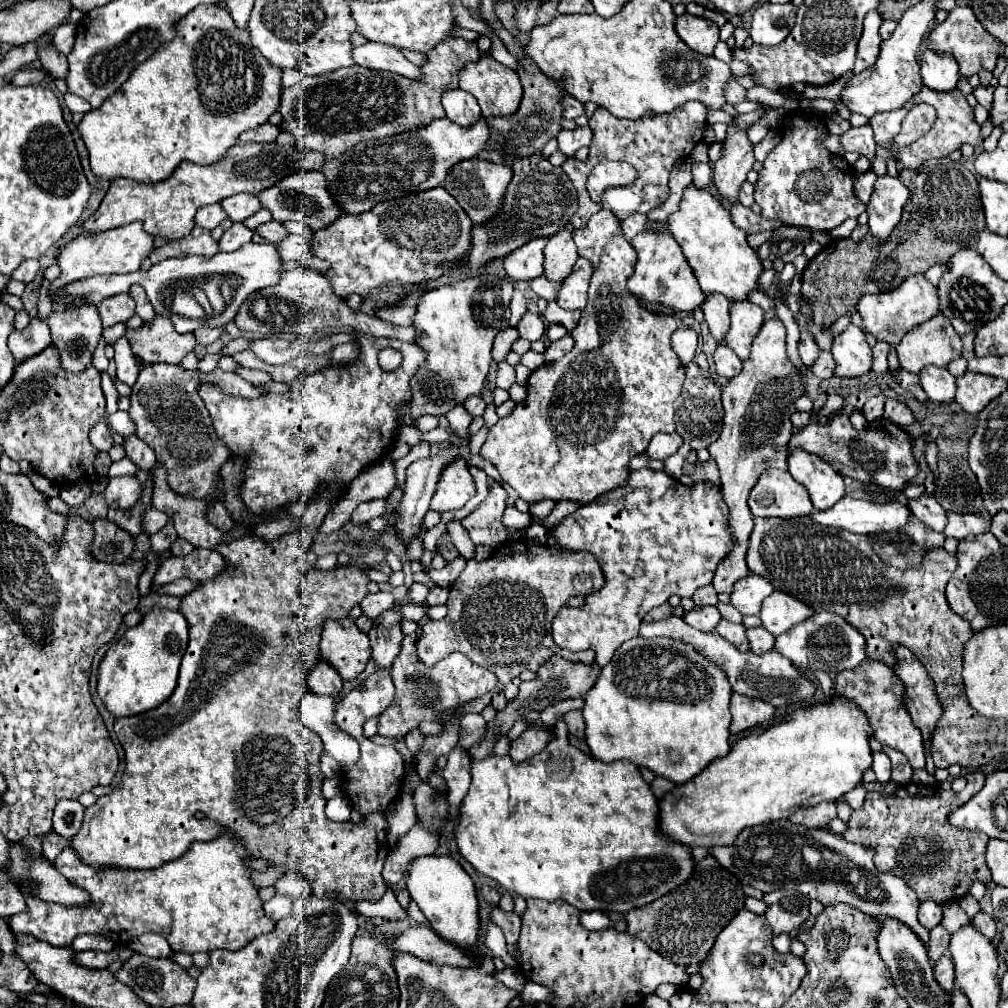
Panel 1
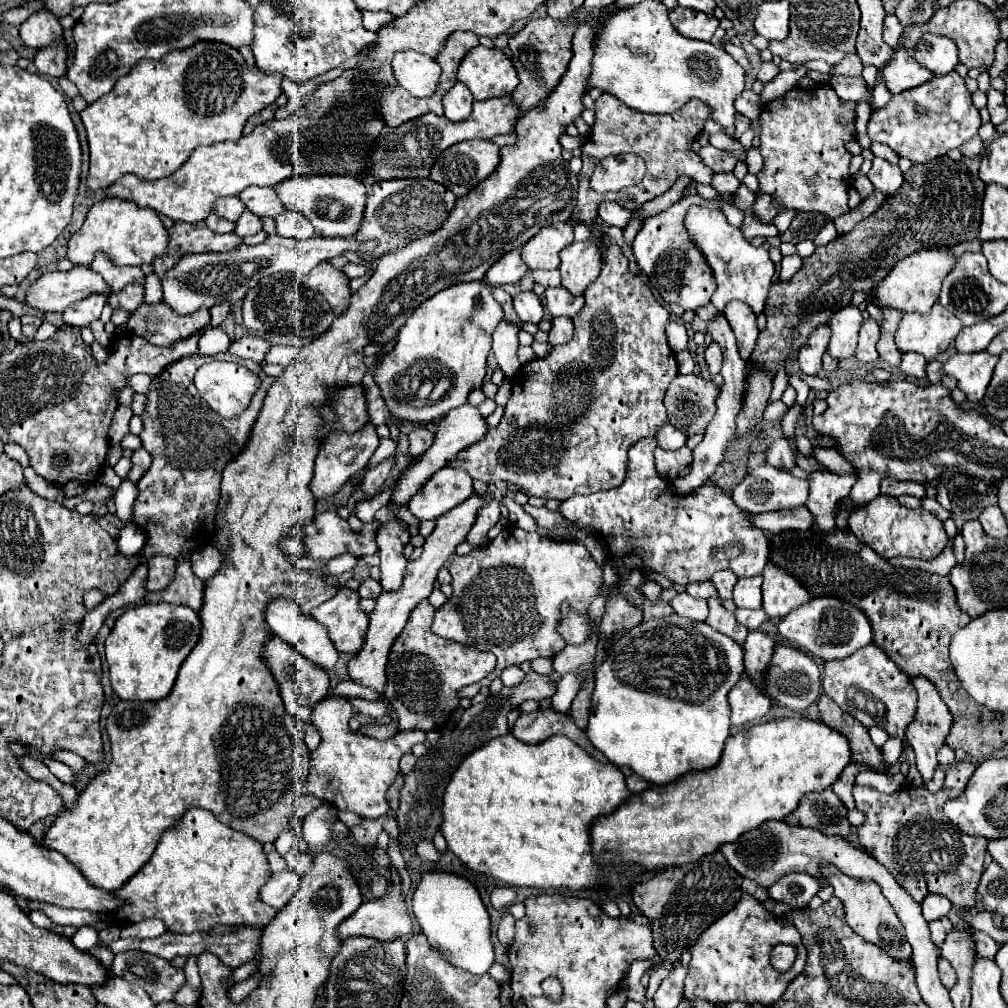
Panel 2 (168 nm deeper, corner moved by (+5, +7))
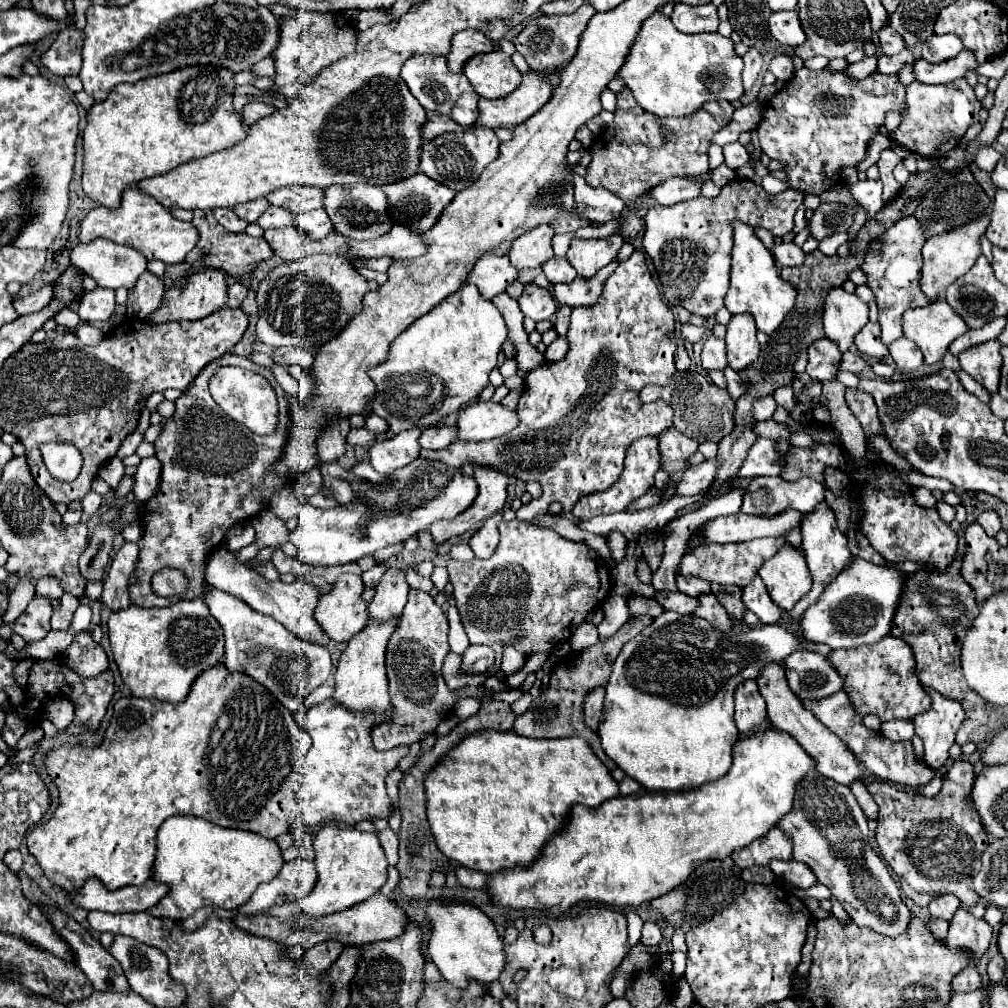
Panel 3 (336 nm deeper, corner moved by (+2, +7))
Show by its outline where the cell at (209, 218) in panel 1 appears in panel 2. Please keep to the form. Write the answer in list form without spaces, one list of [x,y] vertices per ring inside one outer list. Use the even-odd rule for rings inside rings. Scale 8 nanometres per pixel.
[[[226,196],[226,198],[220,198],[214,202],[212,212],[234,222],[236,216],[240,216],[240,212],[244,212],[244,204],[238,200],[238,196]]]

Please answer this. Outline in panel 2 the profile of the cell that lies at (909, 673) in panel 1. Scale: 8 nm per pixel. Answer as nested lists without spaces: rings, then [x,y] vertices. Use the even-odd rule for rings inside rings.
[[[914,676],[912,678],[912,686],[916,688],[918,692],[918,708],[916,708],[916,718],[914,722],[908,724],[906,728],[906,740],[912,744],[914,748],[914,754],[916,754],[916,768],[918,772],[922,774],[922,780],[924,782],[930,782],[936,768],[938,768],[938,762],[936,762],[936,752],[940,750],[940,746],[944,744],[944,738],[948,736],[950,732],[950,726],[952,726],[952,714],[948,710],[948,706],[944,704],[944,700],[940,698],[938,690],[934,688],[934,684],[924,678],[924,676]]]

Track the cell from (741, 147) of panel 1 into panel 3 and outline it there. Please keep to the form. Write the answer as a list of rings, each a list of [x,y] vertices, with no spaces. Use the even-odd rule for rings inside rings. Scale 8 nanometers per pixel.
[[[655,12],[649,16],[631,48],[631,56],[627,56],[627,64],[619,70],[619,78],[625,80],[627,88],[633,92],[635,100],[641,104],[643,110],[655,116],[687,116],[708,101],[708,98],[727,98],[729,102],[739,100],[743,96],[743,82],[741,82],[743,60],[735,54],[733,40],[721,36],[719,32],[711,34],[681,34],[671,18]]]

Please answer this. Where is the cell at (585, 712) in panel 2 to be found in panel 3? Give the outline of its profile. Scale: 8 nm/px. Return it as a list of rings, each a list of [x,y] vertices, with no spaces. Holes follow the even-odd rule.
[[[595,688],[585,700],[585,724],[593,730],[597,730],[599,720],[601,720],[603,698],[605,698],[605,688]]]

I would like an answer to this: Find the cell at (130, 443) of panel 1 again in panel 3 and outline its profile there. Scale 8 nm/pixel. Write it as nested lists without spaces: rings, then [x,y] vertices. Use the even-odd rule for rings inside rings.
[[[153,456],[153,458],[143,458],[137,472],[135,472],[135,498],[145,504],[147,500],[151,500],[157,490],[159,490],[159,482],[161,482],[161,462]]]

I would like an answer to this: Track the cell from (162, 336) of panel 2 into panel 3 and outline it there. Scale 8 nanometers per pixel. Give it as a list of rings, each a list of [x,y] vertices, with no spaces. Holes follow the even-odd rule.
[[[203,268],[199,272],[189,274],[185,286],[169,288],[163,296],[163,304],[149,316],[149,320],[155,324],[171,320],[199,320],[209,316],[211,312],[225,308],[225,304],[227,304],[227,274],[217,268]]]

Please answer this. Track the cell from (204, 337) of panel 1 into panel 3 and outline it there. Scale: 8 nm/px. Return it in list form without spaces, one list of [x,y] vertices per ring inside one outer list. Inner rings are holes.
[[[233,282],[229,286],[229,302],[227,302],[227,306],[231,306],[231,308],[241,306],[241,302],[245,300],[245,296],[247,296],[247,288],[243,288],[243,284]]]

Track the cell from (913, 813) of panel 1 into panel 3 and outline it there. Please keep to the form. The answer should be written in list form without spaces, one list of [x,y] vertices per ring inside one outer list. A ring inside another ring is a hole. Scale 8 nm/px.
[[[955,762],[951,770],[943,776],[943,788],[937,796],[921,796],[913,794],[909,790],[899,790],[893,784],[883,784],[883,782],[871,782],[867,784],[869,794],[875,798],[879,804],[879,816],[877,816],[877,844],[879,844],[879,854],[881,858],[891,866],[891,870],[897,874],[901,882],[901,890],[905,892],[907,898],[911,898],[919,906],[927,906],[931,898],[939,894],[953,894],[961,900],[965,906],[977,904],[981,898],[973,888],[973,876],[979,874],[981,868],[981,854],[987,848],[987,832],[973,810],[971,802],[971,788],[973,788],[973,766],[969,762]]]

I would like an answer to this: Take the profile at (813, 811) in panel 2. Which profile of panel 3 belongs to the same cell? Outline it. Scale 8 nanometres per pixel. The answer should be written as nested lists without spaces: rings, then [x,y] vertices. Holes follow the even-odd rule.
[[[811,770],[803,776],[803,780],[795,788],[795,800],[791,812],[779,818],[777,826],[787,832],[787,836],[793,842],[793,858],[799,862],[805,862],[817,876],[821,884],[825,884],[833,898],[841,902],[841,906],[849,912],[853,922],[859,928],[875,928],[875,932],[883,932],[885,936],[899,936],[907,930],[907,924],[911,920],[911,912],[905,906],[905,902],[899,896],[899,888],[883,864],[883,860],[873,852],[871,842],[869,842],[869,828],[867,828],[867,818],[863,810],[859,808],[853,792],[837,784],[835,780],[821,776],[817,770]]]

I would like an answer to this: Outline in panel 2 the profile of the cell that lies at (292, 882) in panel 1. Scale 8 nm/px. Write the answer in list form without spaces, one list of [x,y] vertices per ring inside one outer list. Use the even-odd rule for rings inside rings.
[[[298,848],[290,850],[290,854],[286,856],[286,862],[288,862],[286,868],[298,872],[300,876],[304,876],[310,870],[310,866],[312,866],[312,858],[308,854],[302,854]]]

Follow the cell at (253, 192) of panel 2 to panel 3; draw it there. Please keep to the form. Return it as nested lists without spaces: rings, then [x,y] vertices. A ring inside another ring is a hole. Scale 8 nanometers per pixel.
[[[317,186],[279,188],[279,192],[271,192],[271,196],[267,196],[267,200],[273,206],[289,208],[293,214],[311,212],[311,210],[323,206],[323,188],[317,188]]]

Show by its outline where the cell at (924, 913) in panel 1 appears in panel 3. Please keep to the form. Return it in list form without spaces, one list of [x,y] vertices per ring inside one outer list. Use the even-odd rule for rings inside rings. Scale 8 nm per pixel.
[[[949,894],[933,898],[931,904],[929,904],[929,912],[931,912],[931,916],[935,916],[935,918],[943,918],[943,920],[951,920],[953,914],[957,912],[957,908],[959,908],[959,900],[957,900],[955,896],[949,896]]]

